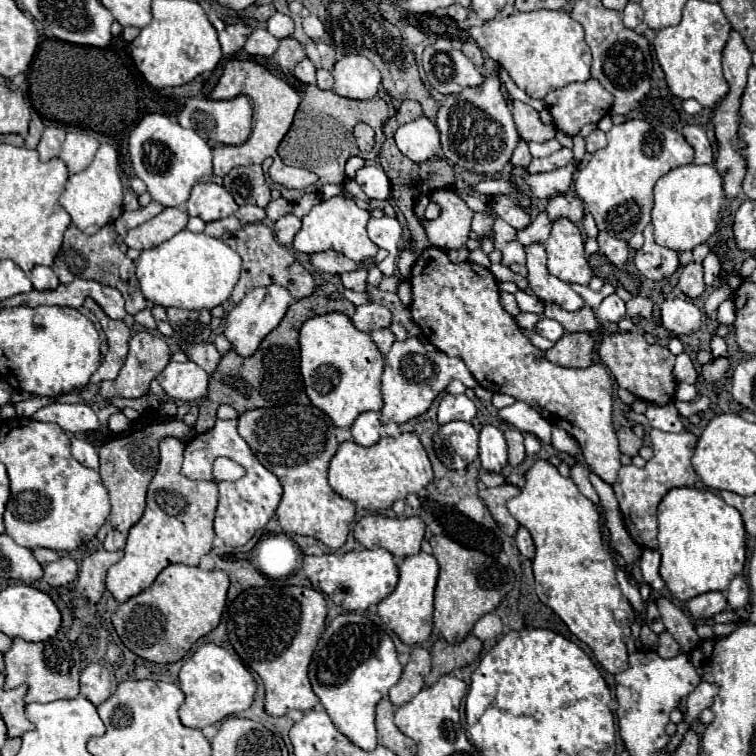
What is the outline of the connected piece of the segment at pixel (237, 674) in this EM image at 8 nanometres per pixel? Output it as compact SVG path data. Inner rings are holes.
M215 643L201 645L183 663L183 667L179 671L179 687L185 693L185 701L179 707L181 723L185 727L197 727L197 729L211 725L211 734L219 733L221 723L227 719L225 717L242 717L241 711L244 712L245 709L251 707L251 703L255 699L255 689L257 689L253 675L247 671L242 661Z

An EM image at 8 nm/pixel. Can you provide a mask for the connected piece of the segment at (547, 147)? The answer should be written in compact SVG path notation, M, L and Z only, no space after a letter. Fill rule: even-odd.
M551 139L549 143L533 143L533 141L527 141L527 145L529 145L529 151L531 151L533 157L547 157L547 155L551 155L553 151L557 151L561 147L555 139Z

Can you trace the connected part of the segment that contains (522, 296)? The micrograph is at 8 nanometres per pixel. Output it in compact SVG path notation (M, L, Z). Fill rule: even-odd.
M517 291L515 299L517 299L517 305L519 305L521 311L531 311L531 313L537 313L537 315L543 313L543 301L537 295L525 293L525 291Z

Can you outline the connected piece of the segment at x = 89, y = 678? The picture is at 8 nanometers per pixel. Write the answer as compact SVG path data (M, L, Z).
M87 665L81 671L81 695L99 707L111 695L111 677L103 665Z

